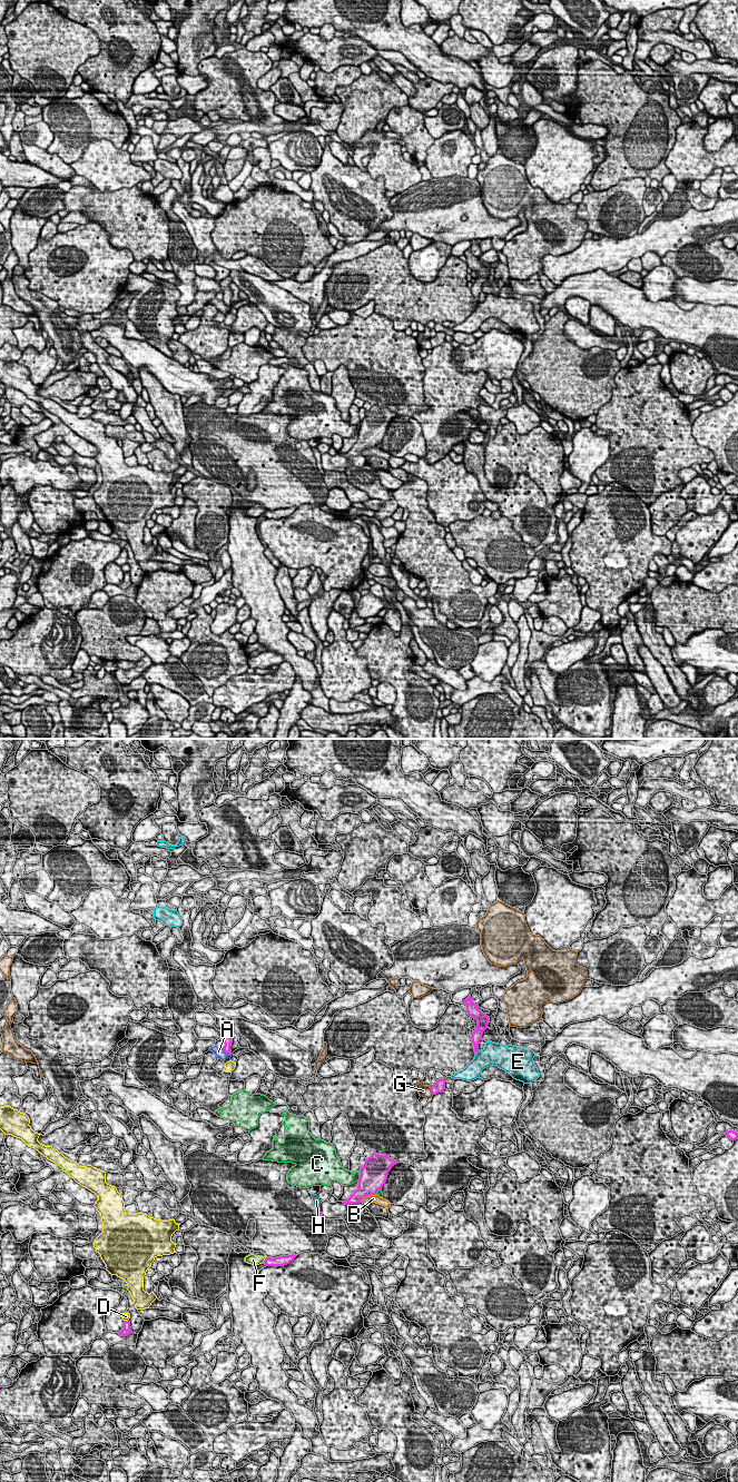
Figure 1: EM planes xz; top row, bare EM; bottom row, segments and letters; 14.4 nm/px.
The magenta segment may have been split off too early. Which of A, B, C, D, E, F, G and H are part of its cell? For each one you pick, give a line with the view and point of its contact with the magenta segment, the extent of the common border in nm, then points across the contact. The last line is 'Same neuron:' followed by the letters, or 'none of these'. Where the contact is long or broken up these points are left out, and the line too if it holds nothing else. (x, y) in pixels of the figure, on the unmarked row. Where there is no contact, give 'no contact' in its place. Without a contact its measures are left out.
H: xz (318, 458) | 90 nm | across xz (320, 467), (318, 458), (316, 453)
Same neuron: H

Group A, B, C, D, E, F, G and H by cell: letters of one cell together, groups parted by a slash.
A / B / C / D / E / F / G / H

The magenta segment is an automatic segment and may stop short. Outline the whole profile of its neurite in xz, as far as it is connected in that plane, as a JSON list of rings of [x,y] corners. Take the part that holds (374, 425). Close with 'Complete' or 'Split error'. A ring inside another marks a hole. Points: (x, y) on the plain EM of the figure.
[[[373,405],[365,413],[365,417],[361,421],[357,442],[345,454],[345,457],[362,455],[366,448],[376,447],[382,442],[387,432],[391,421],[398,416],[396,413],[386,407]]]. Complete

